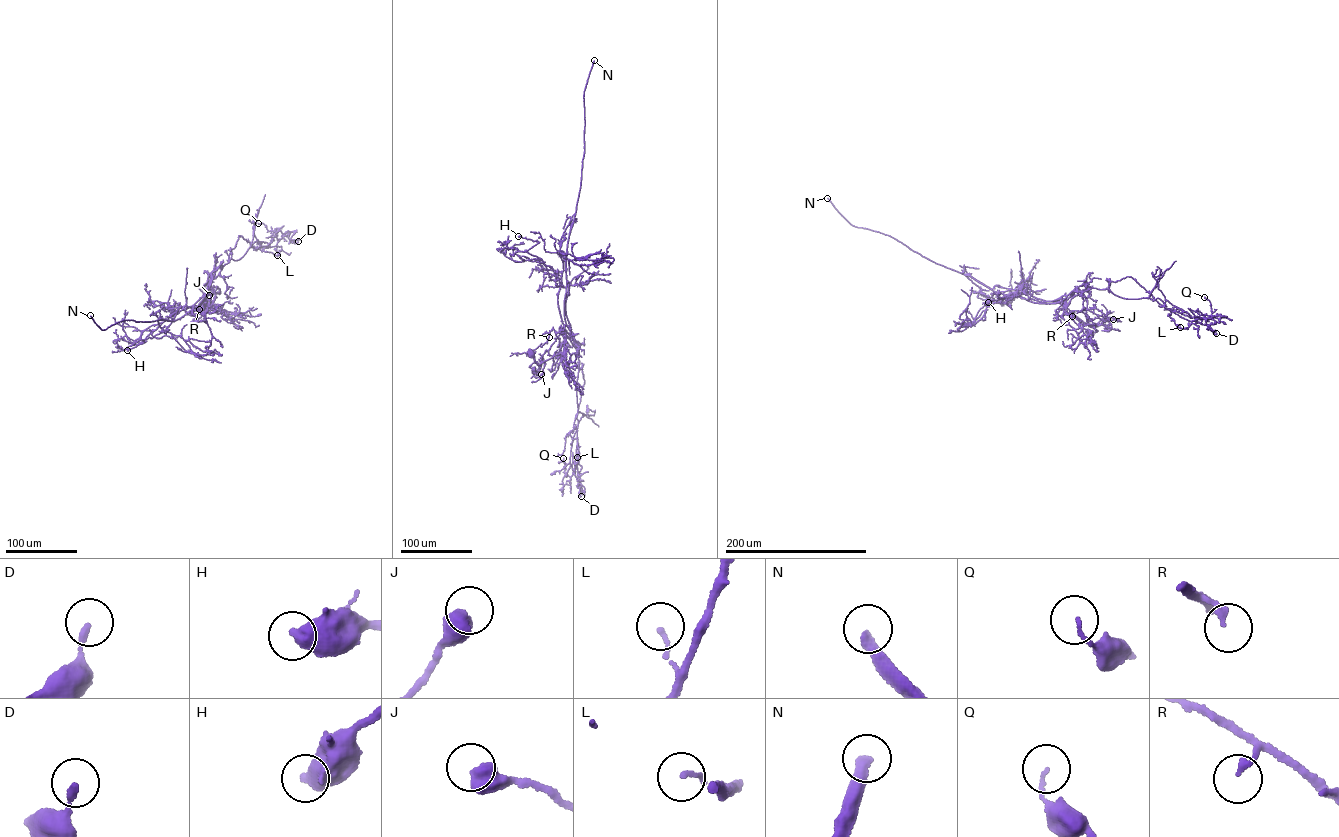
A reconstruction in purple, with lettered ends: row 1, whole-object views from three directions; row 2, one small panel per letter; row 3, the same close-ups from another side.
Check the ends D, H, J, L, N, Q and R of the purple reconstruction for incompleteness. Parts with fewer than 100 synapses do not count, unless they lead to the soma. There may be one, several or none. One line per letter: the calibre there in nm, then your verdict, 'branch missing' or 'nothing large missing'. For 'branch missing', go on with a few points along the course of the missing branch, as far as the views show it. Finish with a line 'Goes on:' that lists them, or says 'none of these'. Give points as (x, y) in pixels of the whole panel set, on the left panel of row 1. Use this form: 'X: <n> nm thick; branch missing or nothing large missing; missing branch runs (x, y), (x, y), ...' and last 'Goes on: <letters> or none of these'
D: 200 nm thick; nothing large missing
H: 550 nm thick; nothing large missing
J: 600 nm thick; nothing large missing
L: 110 nm thick; nothing large missing
N: 340 nm thick; branch missing; missing branch runs (90, 315), (77, 305), (54, 308), (48, 298), (30, 304), (13, 303), (11, 309)
Q: 90 nm thick; nothing large missing
R: 160 nm thick; nothing large missing
Goes on: N

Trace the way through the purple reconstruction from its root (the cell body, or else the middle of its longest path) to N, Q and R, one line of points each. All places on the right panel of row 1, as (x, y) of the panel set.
N: (1090, 332), (1097, 330), (1078, 288), (1050, 303), (994, 292), (851, 224), (827, 198)
Q: (1090, 332), (1084, 284), (1130, 299), (1158, 284), (1193, 317), (1211, 315), (1204, 297)
R: (1090, 332), (1097, 330), (1087, 322), (1087, 300), (1078, 288), (1066, 301), (1064, 312), (1072, 316)

